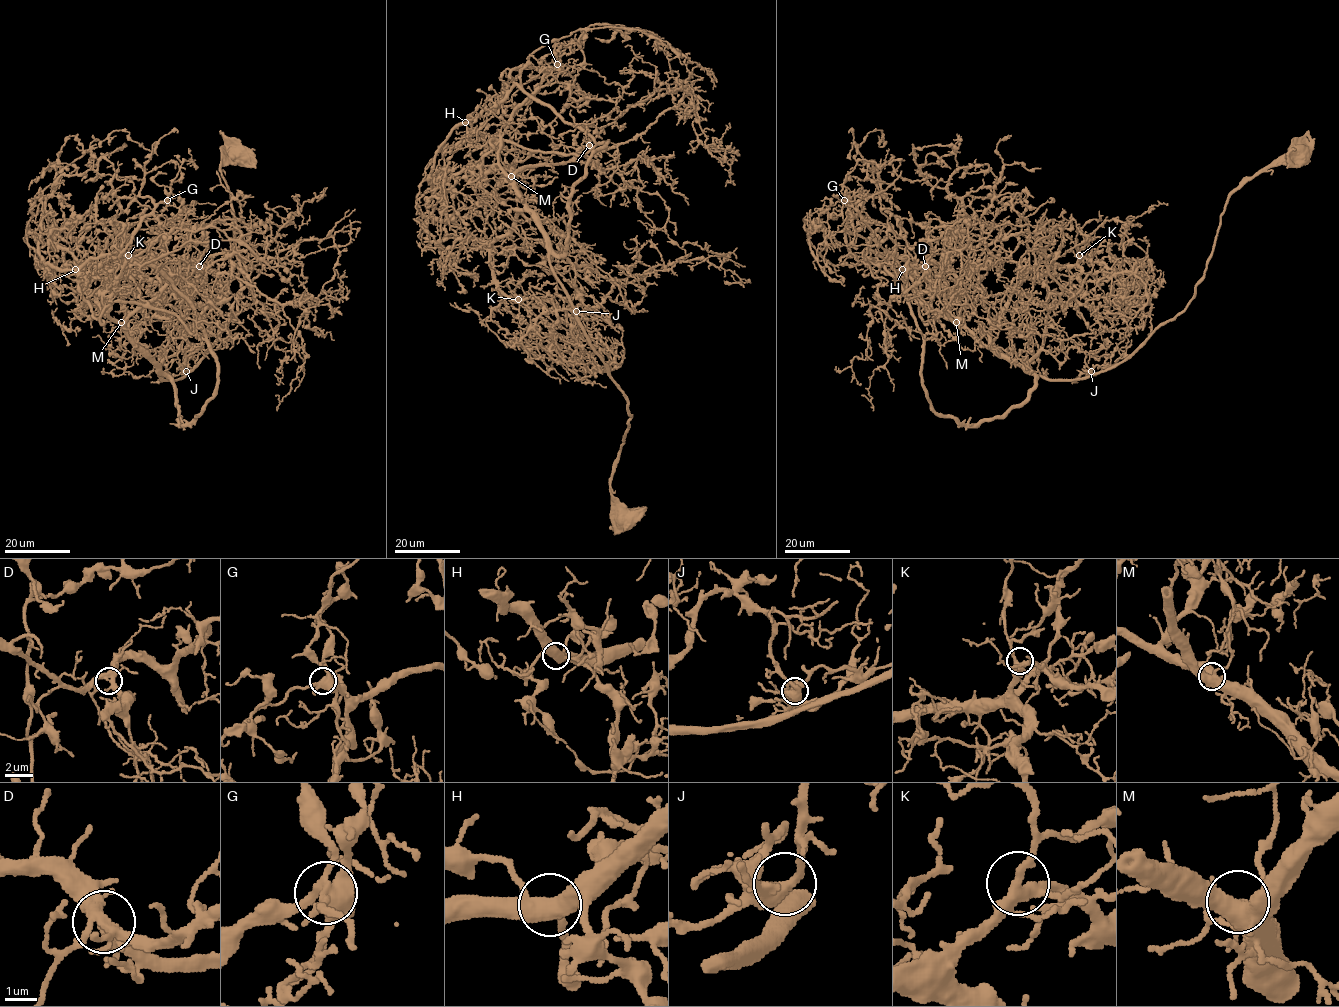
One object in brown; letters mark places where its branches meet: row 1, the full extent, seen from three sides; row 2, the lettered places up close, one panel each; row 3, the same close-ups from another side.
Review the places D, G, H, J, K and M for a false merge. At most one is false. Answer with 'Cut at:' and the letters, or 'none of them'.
Cut at: none of them

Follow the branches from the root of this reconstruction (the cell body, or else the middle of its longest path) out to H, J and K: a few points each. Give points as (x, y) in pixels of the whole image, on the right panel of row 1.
H: (1296, 155), (1230, 195), (1189, 304), (1081, 379), (999, 358), (919, 305), (926, 282), (902, 269)
J: (1296, 155), (1287, 162), (1257, 171), (1230, 195), (1204, 277), (1189, 304), (1123, 360), (1094, 374), (1091, 371)
K: (1296, 155), (1230, 195), (1193, 299), (1130, 355), (1028, 374), (992, 321), (1079, 255)

